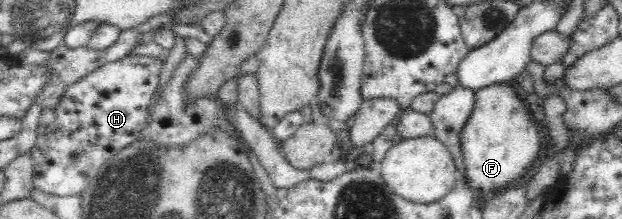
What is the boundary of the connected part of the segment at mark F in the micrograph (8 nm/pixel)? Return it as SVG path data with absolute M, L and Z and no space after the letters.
M507 82L492 83L474 90L475 100L471 117L461 129L459 142L466 168L467 184L471 191L501 191L509 183L521 181L537 160L540 137L531 110L523 103L514 86Z

